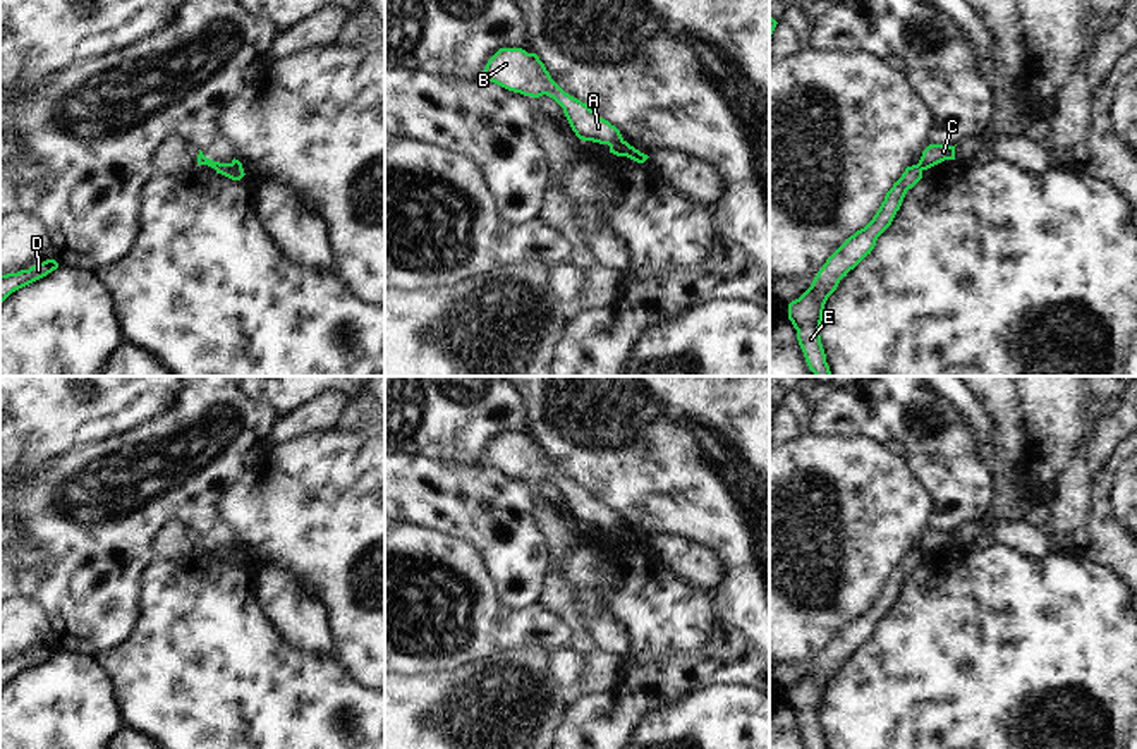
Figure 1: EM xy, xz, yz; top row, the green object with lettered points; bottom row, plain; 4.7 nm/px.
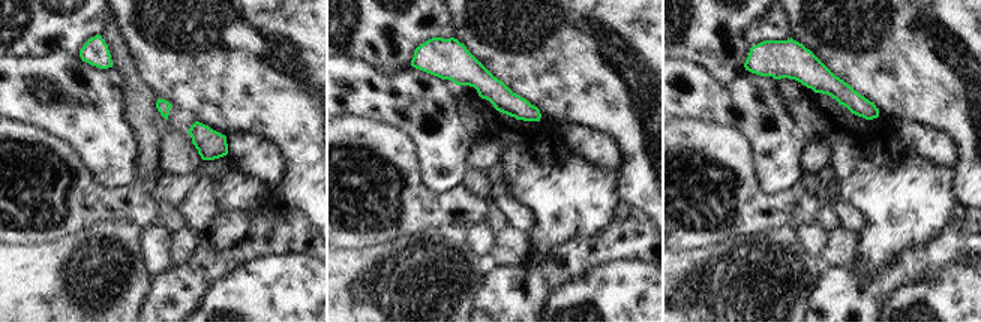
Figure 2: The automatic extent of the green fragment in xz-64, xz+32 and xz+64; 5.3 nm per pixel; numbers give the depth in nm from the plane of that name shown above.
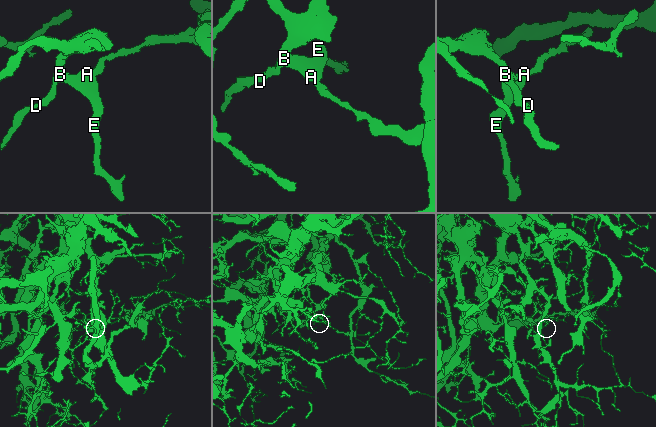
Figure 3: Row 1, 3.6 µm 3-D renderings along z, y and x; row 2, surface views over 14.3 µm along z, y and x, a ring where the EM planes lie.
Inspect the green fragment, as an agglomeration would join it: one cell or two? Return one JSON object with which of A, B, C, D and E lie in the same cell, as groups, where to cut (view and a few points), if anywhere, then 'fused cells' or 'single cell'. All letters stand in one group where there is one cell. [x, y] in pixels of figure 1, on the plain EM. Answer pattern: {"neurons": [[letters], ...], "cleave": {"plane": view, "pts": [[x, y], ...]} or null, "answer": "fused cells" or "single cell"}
{"neurons": [["A", "B", "D", "E"], ["C"]], "cleave": {"plane": "xz", "pts": [[622, 524], [608, 529]]}, "answer": "fused cells"}

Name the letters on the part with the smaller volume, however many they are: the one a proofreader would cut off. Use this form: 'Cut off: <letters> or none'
Cut off: C

